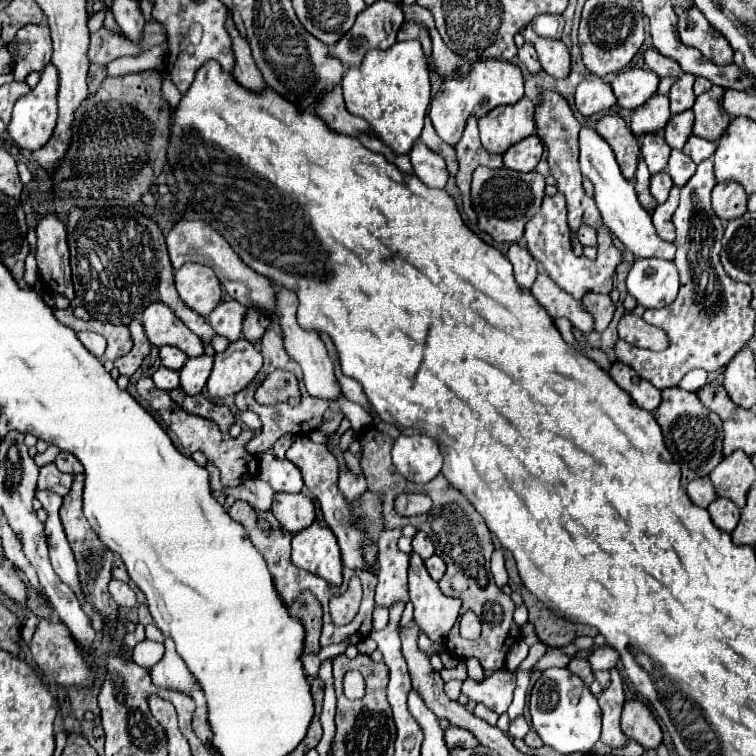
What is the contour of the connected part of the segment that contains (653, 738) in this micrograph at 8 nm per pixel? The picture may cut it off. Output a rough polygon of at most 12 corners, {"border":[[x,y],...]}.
{"border":[[627,701],[623,733],[657,749],[663,741],[659,723],[641,701]]}

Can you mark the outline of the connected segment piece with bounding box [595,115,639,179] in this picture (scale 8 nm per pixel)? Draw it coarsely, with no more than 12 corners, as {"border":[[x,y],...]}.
{"border":[[619,115],[595,131],[611,145],[623,177],[633,179],[639,145]]}

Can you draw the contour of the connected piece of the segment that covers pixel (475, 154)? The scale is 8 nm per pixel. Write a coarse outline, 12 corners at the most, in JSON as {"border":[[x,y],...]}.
{"border":[[475,115],[455,145],[457,187],[463,211],[475,223],[469,197],[475,167],[503,167],[501,155],[487,153],[479,141]]}

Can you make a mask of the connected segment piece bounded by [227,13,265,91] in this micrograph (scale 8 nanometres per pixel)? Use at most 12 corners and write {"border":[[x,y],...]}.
{"border":[[227,13],[235,53],[235,79],[251,89],[265,87],[247,39]]}

